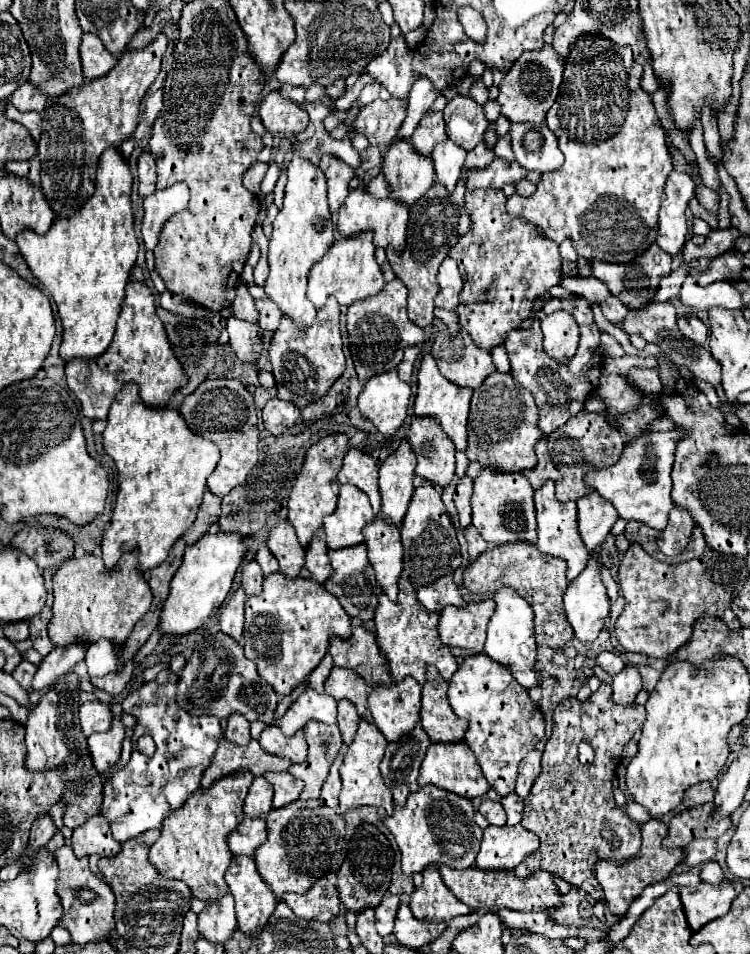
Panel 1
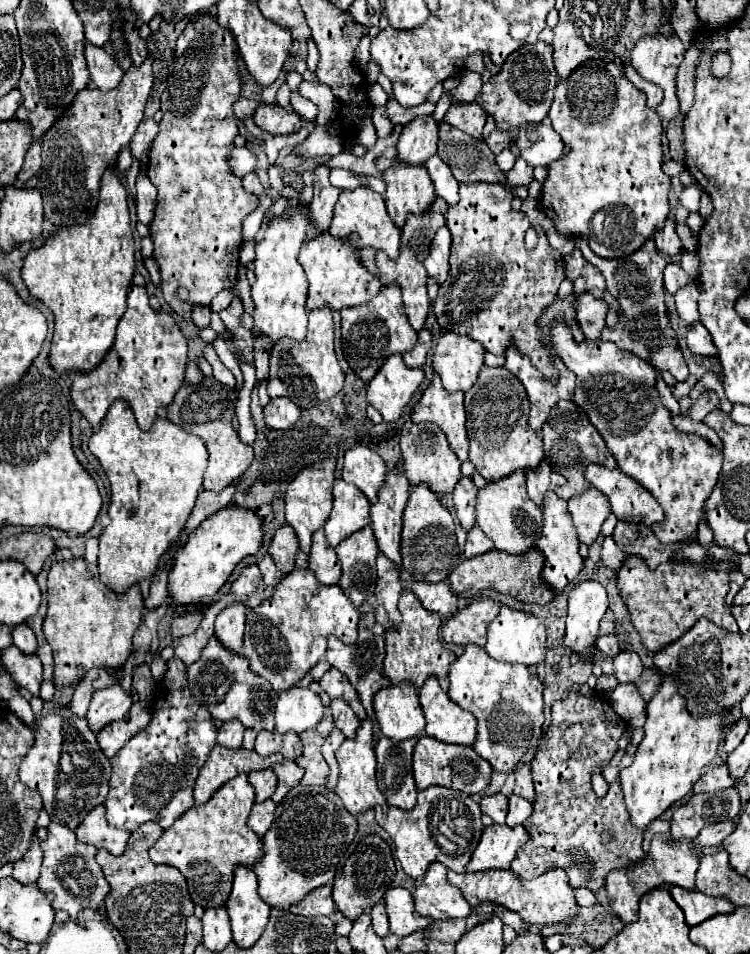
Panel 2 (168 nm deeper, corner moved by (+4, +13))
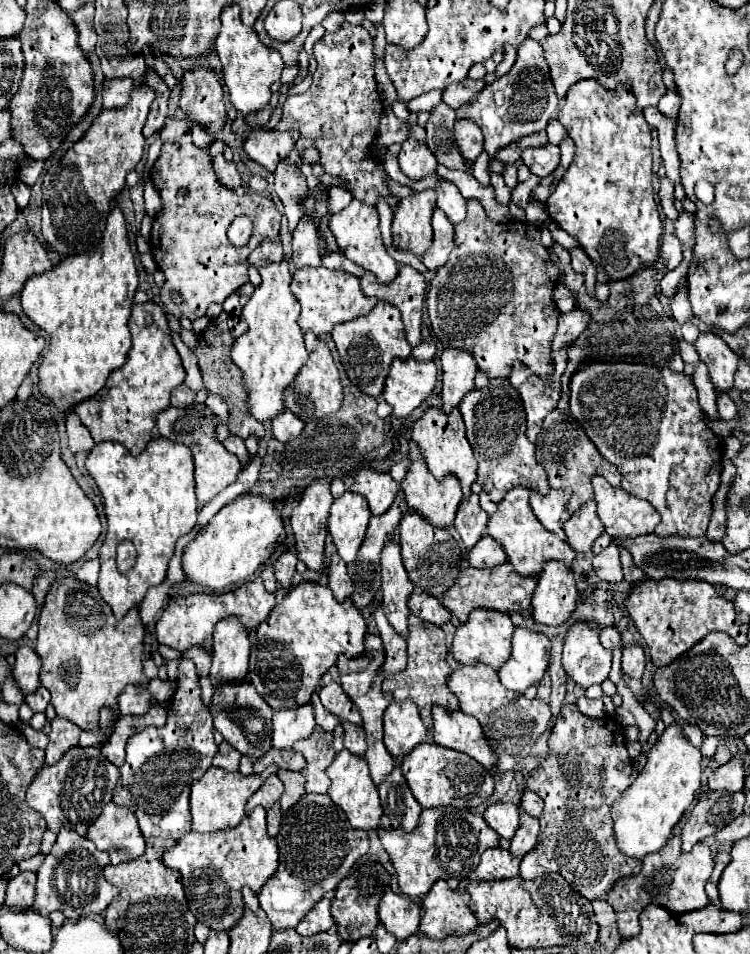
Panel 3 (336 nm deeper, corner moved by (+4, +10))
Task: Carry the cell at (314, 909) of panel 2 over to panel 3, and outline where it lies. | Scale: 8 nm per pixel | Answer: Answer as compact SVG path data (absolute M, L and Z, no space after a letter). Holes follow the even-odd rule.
M321 899L319 903L315 903L315 907L301 919L301 923L295 927L297 933L301 935L315 935L319 931L327 931L331 925L335 925L331 911L329 911L331 901L329 899Z

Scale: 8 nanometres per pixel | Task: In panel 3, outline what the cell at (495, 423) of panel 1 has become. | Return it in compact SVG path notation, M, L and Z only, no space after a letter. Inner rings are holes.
M489 379L487 387L471 389L459 403L459 411L465 421L469 445L479 463L477 483L483 487L483 491L489 493L491 501L497 503L515 485L549 491L547 473L537 463L535 445L525 435L525 407L519 393L511 387L507 379Z

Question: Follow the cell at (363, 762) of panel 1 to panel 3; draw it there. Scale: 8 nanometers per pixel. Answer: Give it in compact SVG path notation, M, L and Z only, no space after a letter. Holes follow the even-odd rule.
M343 749L337 753L333 763L327 767L327 775L331 779L329 797L331 801L341 807L347 813L347 819L351 827L355 829L377 829L377 827L389 827L387 821L383 821L383 809L379 803L377 787L369 775L369 765L365 763L363 755L353 755L351 751Z

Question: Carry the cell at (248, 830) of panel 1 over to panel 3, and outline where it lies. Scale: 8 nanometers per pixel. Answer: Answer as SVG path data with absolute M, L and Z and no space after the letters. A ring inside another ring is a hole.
M275 803L271 809L267 809L267 833L269 837L275 837L281 825L281 809L279 803Z

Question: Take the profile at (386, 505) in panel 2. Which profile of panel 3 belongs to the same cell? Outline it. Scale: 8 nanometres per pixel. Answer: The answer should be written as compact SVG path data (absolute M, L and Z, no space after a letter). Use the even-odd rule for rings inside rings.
M393 535L383 551L381 551L381 575L383 575L383 609L389 619L389 623L395 627L397 633L407 637L407 599L413 591L413 583L407 577L407 571L401 563L399 553L399 539Z

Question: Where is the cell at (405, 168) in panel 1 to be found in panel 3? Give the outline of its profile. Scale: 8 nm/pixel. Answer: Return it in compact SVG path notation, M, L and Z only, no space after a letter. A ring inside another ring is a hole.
M425 189L413 193L397 203L393 209L393 243L399 249L409 249L415 255L423 255L429 247L431 233L431 215L435 209L435 191Z

